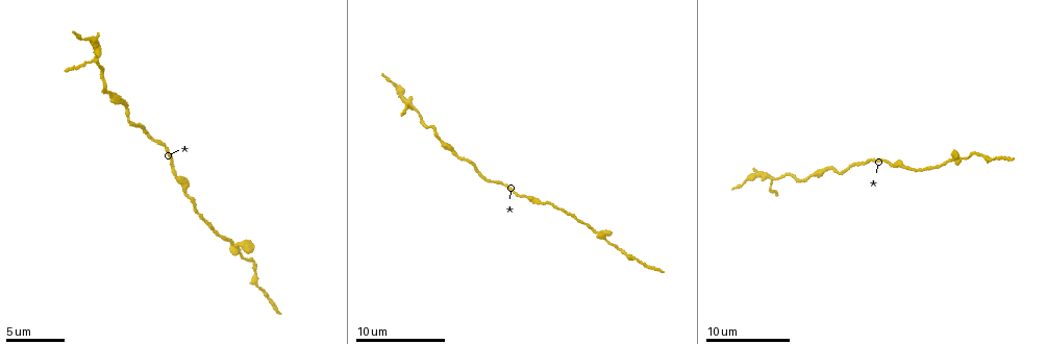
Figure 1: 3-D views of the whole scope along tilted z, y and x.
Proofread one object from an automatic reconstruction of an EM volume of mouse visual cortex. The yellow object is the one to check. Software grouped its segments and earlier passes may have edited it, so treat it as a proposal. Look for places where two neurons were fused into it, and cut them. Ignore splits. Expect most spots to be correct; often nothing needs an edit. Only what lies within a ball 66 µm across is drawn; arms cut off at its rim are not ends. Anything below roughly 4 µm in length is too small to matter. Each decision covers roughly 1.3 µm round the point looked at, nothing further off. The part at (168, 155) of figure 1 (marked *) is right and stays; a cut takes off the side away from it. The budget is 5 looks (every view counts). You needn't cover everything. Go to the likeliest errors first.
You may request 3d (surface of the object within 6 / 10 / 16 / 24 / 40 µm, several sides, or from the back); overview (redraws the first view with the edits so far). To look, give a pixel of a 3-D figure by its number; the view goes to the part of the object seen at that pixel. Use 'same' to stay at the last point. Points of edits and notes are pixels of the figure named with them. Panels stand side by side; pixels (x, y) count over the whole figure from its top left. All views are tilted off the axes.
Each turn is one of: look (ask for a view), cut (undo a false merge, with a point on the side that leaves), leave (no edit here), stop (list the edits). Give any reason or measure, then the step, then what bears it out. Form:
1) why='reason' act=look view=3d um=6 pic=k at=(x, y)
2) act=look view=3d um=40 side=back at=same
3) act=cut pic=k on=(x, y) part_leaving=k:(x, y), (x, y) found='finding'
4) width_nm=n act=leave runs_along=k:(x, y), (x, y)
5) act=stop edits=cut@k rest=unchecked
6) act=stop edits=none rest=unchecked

why='sudden change in width' act=look view=3d um=10 pic=1 at=(592, 231)

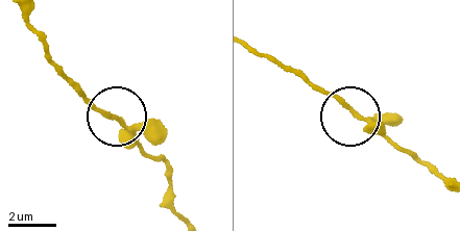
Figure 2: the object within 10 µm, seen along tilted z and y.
act=leave runs_along=2:(28, 21), (54, 67), (131, 128), (142, 153) found='one neuron here'

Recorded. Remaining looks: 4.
why='calibre changes' act=look view=3d um=10 pic=1 at=(126, 107)

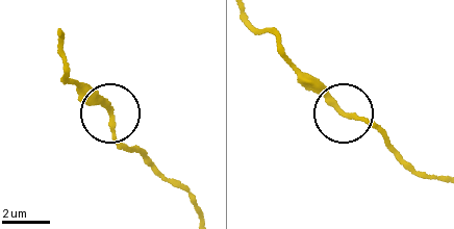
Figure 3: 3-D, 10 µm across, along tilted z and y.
width_nm=220 act=leave runs_along=3:(195, 207), (143, 156), (118, 145), (105, 110), (84, 88) found='continuous, no second neuron'

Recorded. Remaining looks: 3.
why='calibre changes' act=look view=3d um=10 pic=1 at=(903, 166)

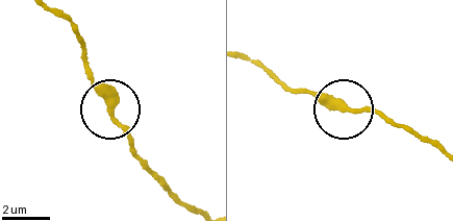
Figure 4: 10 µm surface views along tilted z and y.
why='closer look' act=look view=3d um=6 pic=4 at=(346, 108)

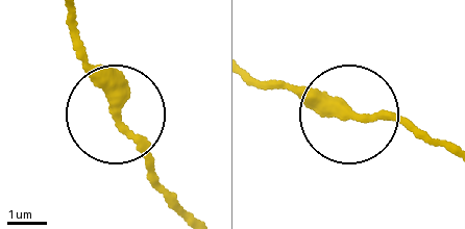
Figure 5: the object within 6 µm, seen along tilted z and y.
width_nm=250 act=leave runs_along=5:(78, 27), (122, 123), (151, 152), (161, 193) found='all the same neuron'

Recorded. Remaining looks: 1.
act=stop edits=none rest=unchecked

